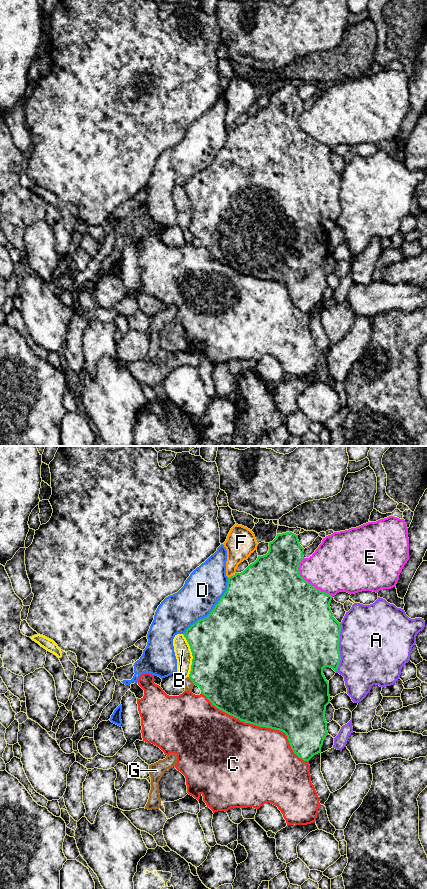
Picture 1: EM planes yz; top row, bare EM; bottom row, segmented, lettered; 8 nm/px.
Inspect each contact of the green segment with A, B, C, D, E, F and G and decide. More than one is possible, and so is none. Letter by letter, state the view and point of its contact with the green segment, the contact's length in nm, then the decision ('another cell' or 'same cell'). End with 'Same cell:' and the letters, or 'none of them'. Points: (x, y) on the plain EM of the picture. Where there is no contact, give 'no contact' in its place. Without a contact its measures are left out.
A: contact yz (338, 199); length 400 nm; another cell
B: contact yz (192, 207); length 340 nm; another cell
C: contact yz (259, 278); length 1050 nm; another cell
D: contact yz (213, 161); length 600 nm; another cell
E: contact yz (307, 134); length 400 nm; another cell
F: contact yz (229, 129); length 40 nm; another cell
G: contact yz (191, 232); length 80 nm; another cell
Same cell: none of them

